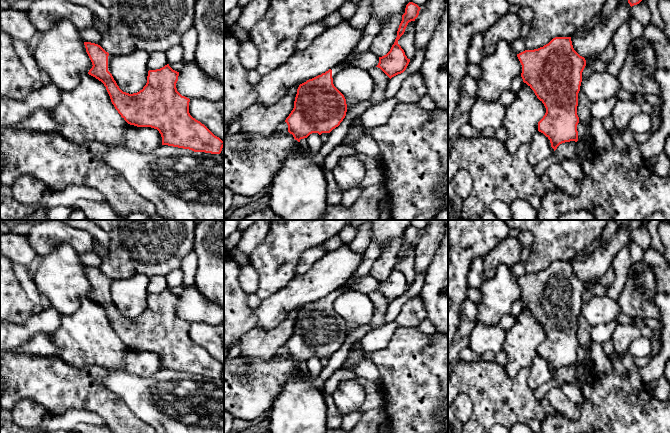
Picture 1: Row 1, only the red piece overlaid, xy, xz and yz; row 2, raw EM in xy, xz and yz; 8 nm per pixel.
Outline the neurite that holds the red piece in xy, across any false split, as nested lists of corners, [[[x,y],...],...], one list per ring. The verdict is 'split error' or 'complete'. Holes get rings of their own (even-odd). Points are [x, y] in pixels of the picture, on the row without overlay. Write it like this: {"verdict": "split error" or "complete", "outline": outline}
{"verdict": "split error", "outline": [[[84,266],[84,269],[93,289],[88,298],[104,308],[112,328],[128,348],[157,353],[162,361],[162,369],[189,373],[194,376],[221,377],[224,365],[190,339],[190,323],[182,320],[176,312],[179,296],[173,294],[169,288],[160,293],[149,294],[147,307],[143,313],[137,317],[129,318],[119,312],[111,298],[111,284],[113,280],[98,268]]]}

